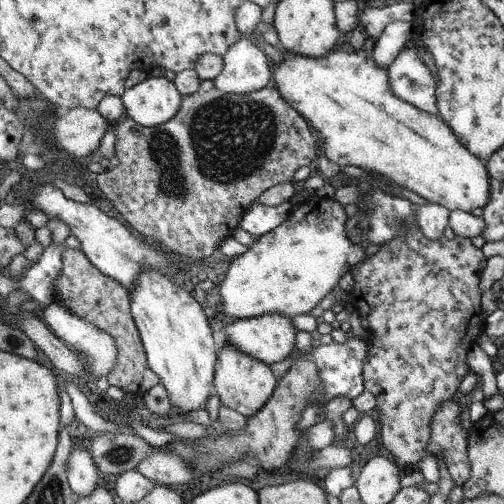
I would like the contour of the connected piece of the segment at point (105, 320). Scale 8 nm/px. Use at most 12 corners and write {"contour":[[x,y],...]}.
{"contour":[[65,249],[56,303],[114,338],[110,385],[142,397],[148,367],[130,292]]}

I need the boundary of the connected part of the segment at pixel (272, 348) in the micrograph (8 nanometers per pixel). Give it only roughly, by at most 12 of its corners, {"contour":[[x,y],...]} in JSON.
{"contour":[[280,314],[222,328],[226,343],[272,365],[296,350],[298,331]]}

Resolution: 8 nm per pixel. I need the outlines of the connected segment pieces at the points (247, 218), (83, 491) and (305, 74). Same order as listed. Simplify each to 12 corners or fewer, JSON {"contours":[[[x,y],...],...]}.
{"contours":[[[294,201],[253,204],[239,226],[260,238],[289,218]],[[73,444],[67,478],[76,497],[93,494],[98,471],[89,451]],[[373,41],[275,62],[322,154],[449,212],[489,204],[486,164],[390,93]]]}

